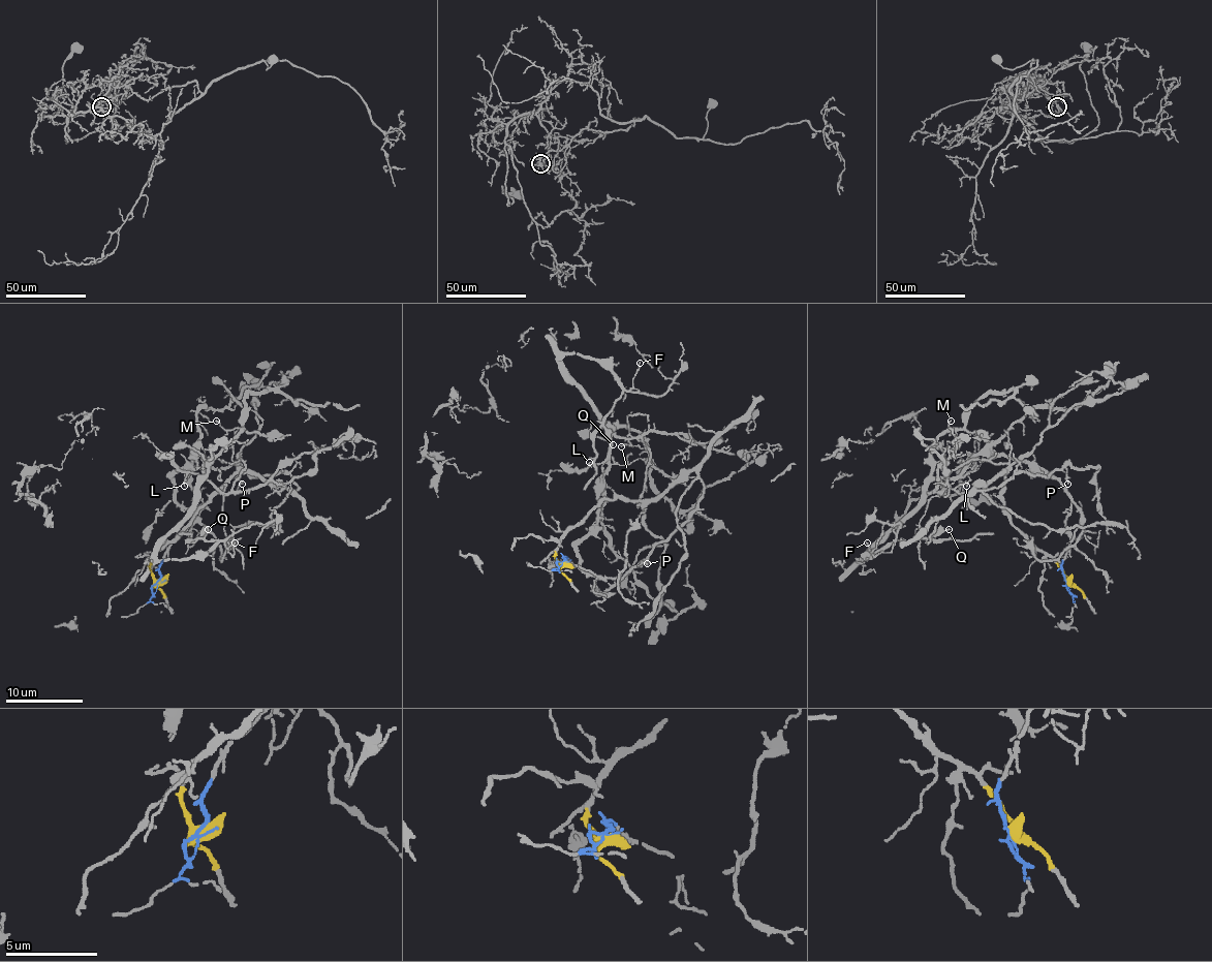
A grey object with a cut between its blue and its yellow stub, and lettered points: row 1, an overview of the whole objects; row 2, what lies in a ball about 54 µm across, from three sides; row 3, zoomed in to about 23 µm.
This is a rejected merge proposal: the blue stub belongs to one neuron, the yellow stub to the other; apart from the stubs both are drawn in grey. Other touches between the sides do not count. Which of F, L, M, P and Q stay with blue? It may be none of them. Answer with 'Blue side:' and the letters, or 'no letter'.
Blue side: F, L, M, Q

